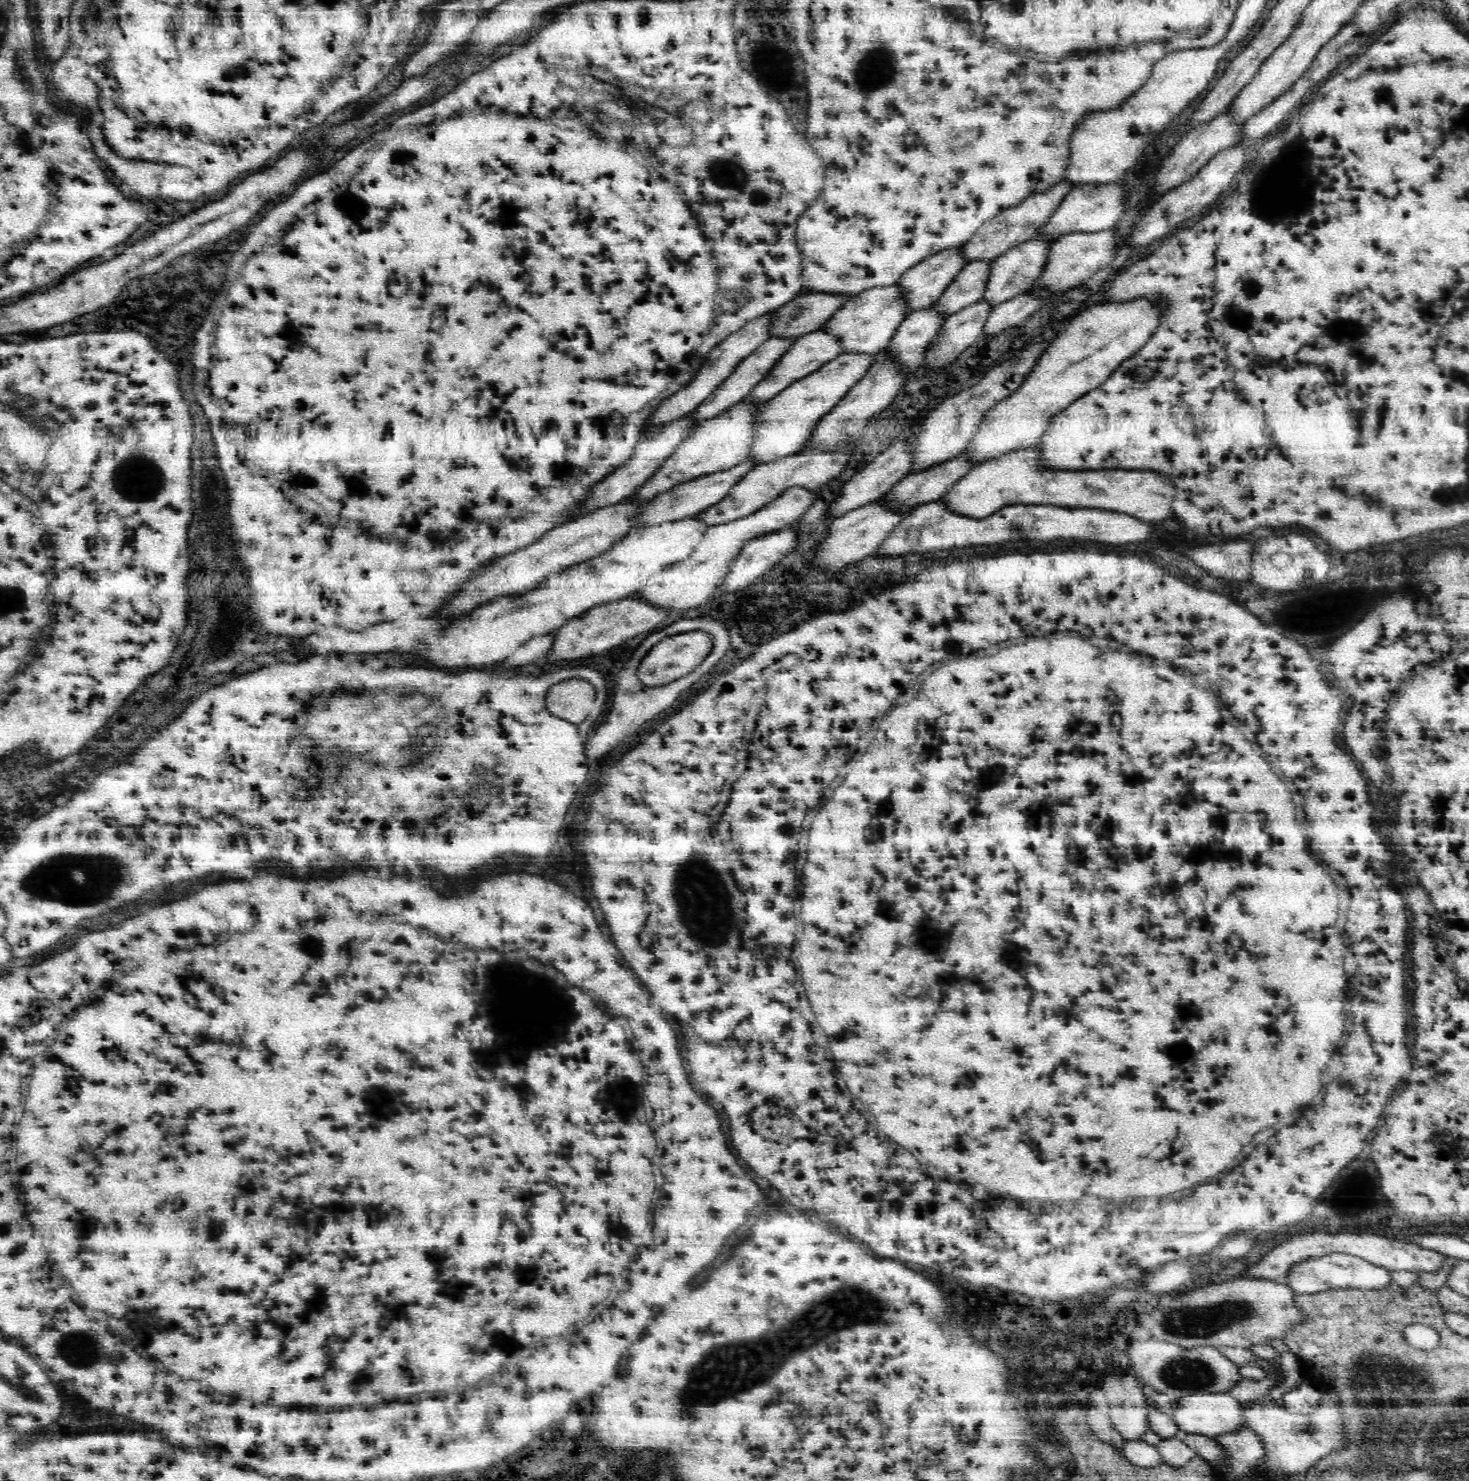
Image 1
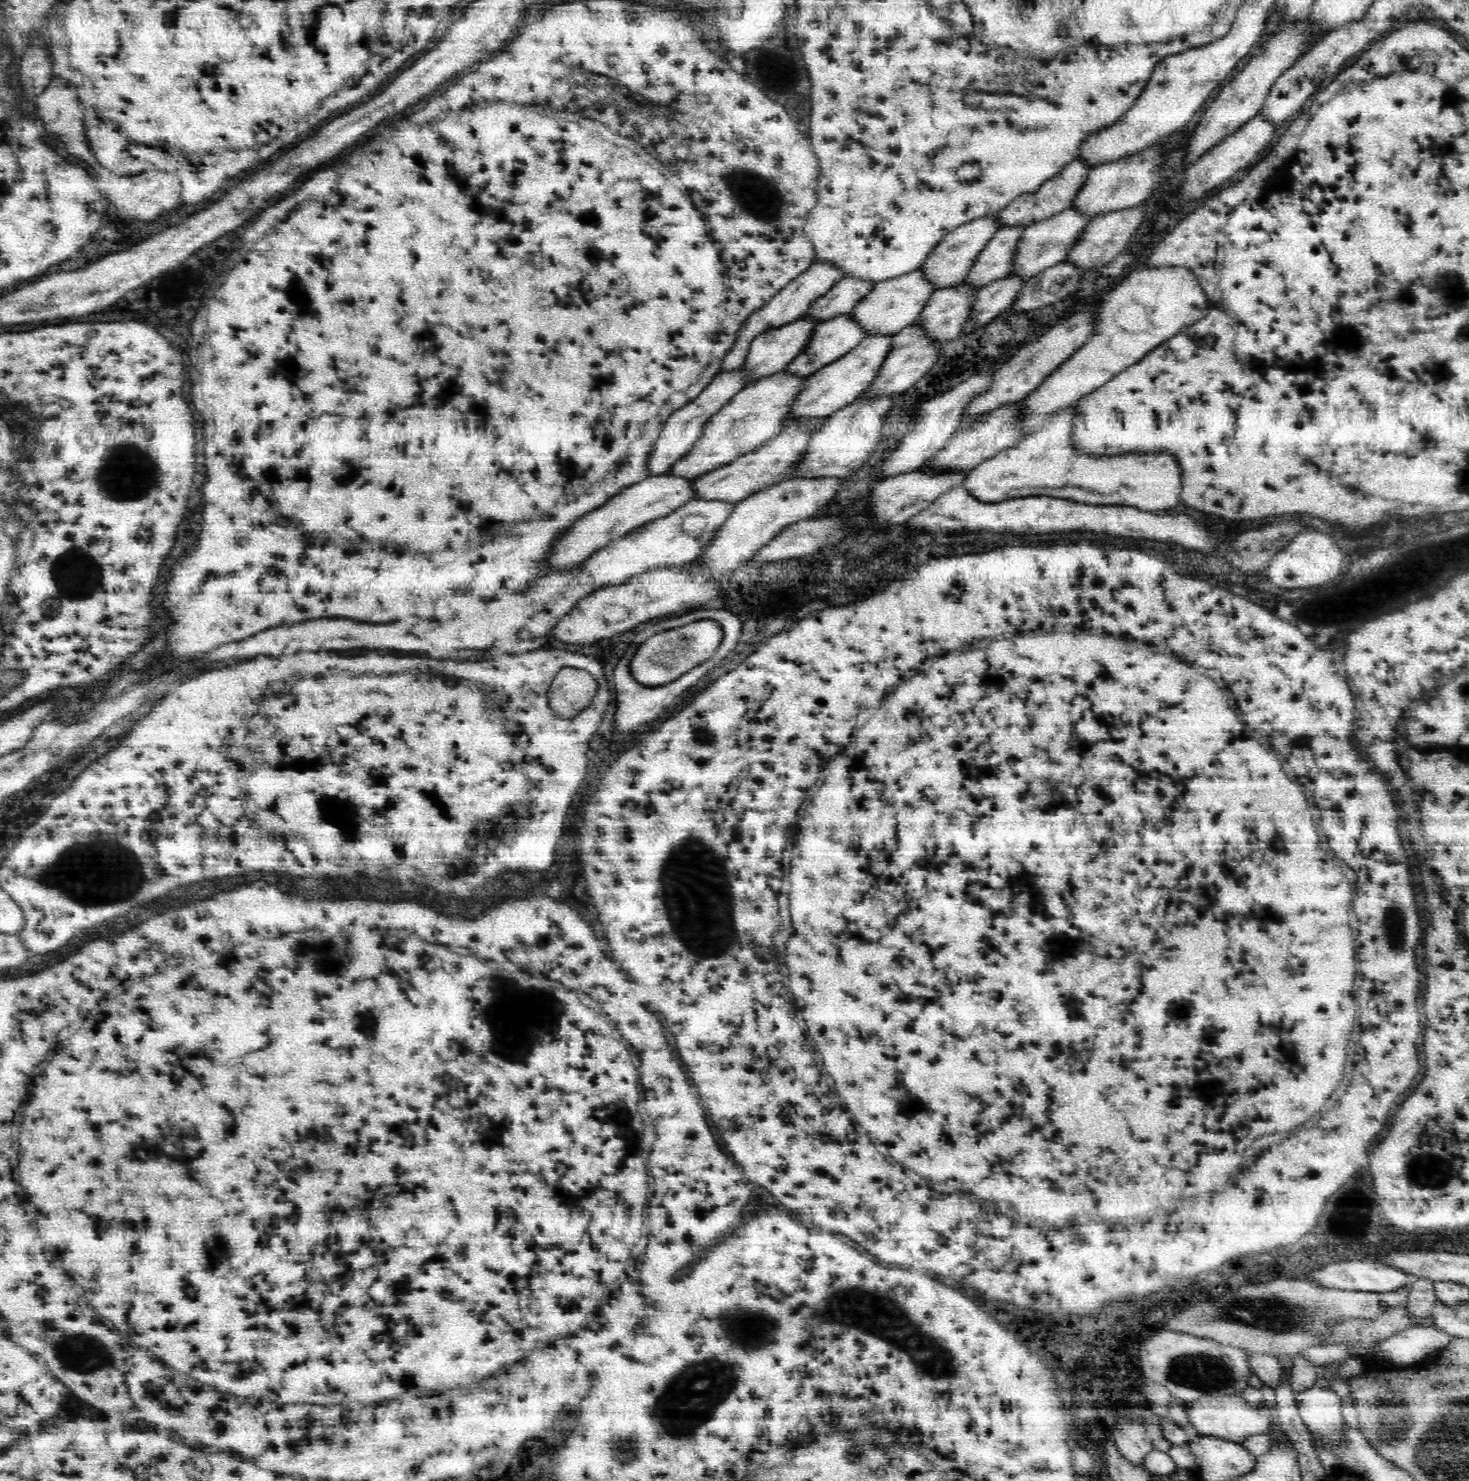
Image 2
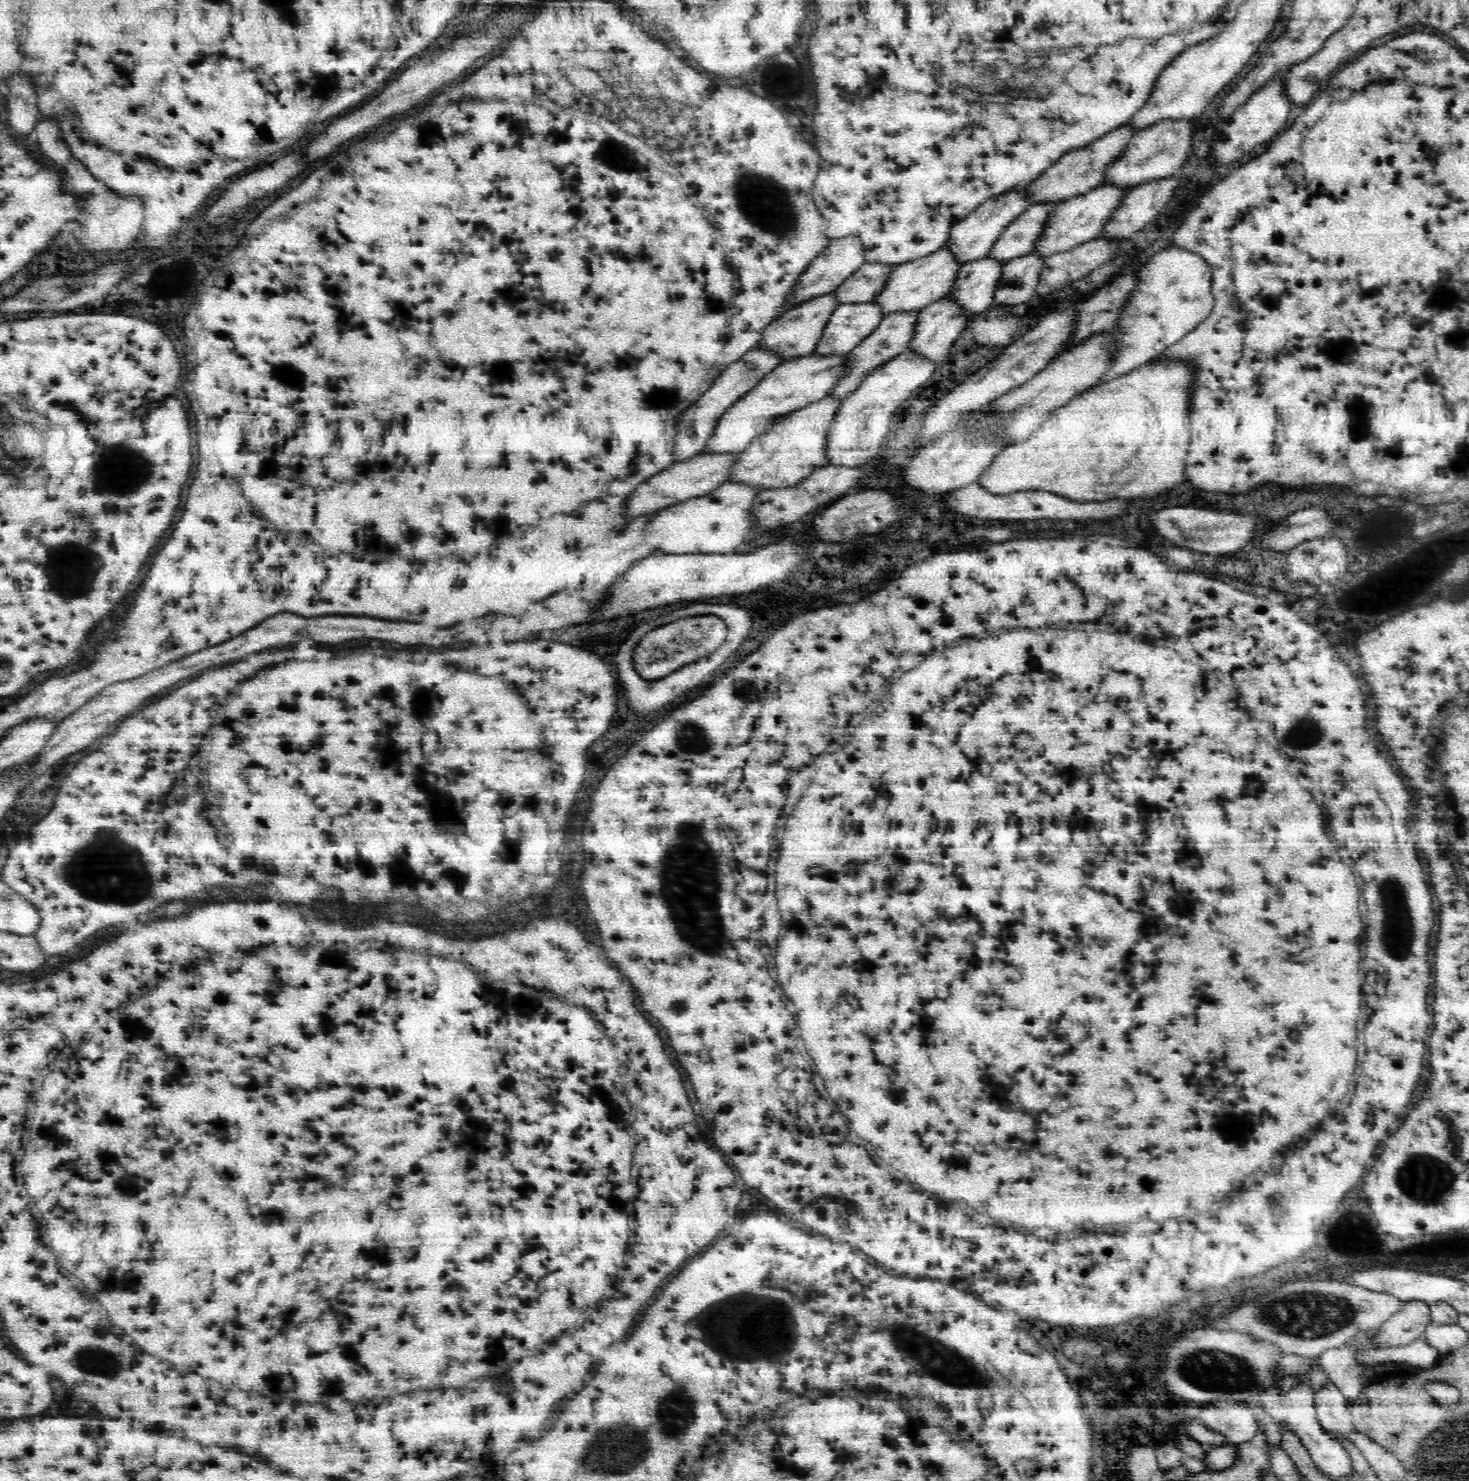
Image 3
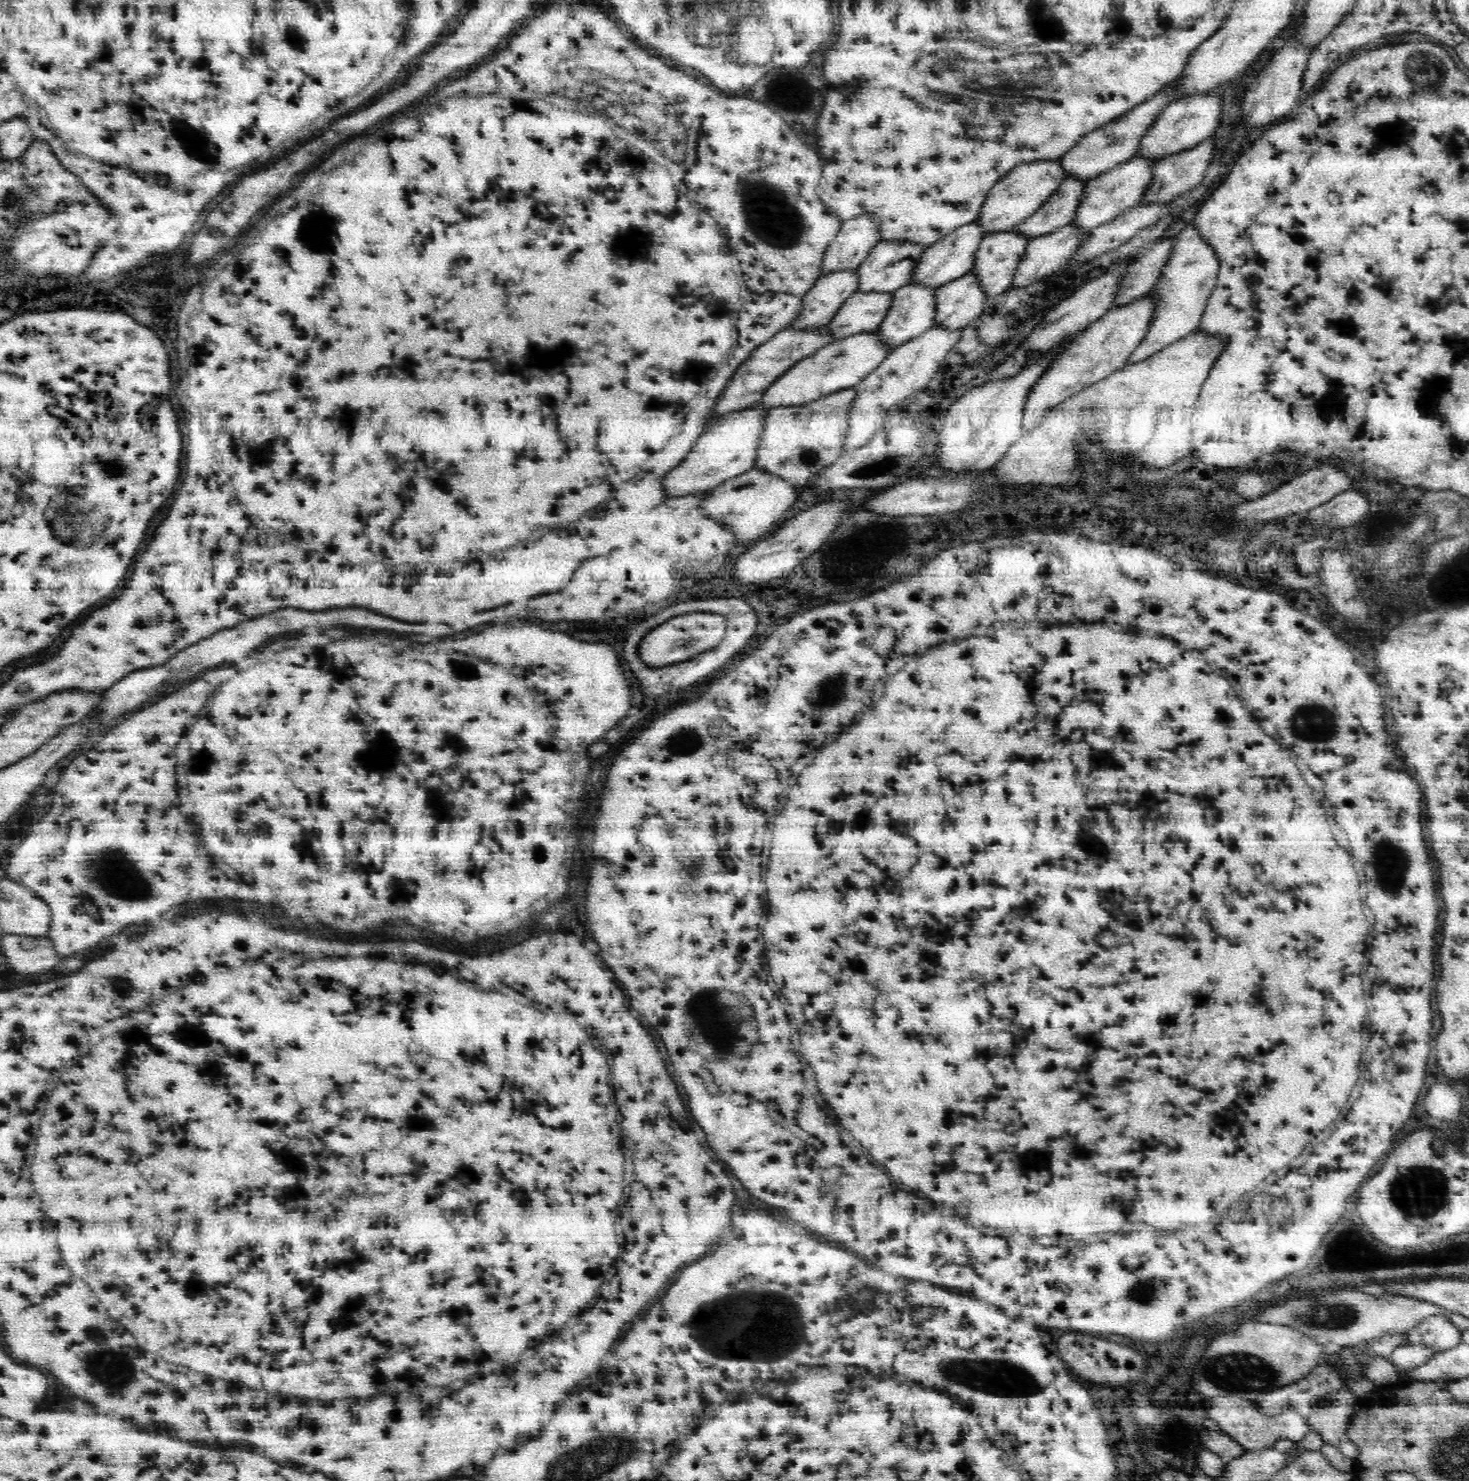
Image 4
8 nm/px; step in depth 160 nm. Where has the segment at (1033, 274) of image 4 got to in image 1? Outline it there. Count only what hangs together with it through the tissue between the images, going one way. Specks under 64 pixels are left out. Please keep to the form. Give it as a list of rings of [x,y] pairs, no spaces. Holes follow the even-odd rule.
[[[978,300],[972,306],[966,306],[966,309],[948,316],[942,324],[942,330],[928,346],[923,366],[941,369],[972,346],[982,337],[988,314],[992,310],[988,302]]]

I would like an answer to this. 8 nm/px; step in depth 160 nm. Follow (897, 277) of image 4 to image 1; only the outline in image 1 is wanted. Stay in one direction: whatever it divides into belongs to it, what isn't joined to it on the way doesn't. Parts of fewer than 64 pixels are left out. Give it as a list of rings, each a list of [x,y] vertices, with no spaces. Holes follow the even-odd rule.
[[[810,293],[794,297],[774,312],[770,337],[801,337],[822,328],[851,296],[846,293]]]

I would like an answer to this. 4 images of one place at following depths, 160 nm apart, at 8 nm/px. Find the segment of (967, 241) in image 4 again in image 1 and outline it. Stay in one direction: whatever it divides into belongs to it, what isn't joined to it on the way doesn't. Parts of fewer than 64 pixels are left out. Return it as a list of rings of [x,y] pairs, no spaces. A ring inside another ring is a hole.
[[[898,284],[868,289],[850,299],[836,311],[834,316],[823,325],[822,329],[832,333],[836,341],[842,343],[842,353],[866,353],[875,355],[882,349],[888,348],[890,340],[900,322],[908,316],[909,305],[904,301],[904,295]]]

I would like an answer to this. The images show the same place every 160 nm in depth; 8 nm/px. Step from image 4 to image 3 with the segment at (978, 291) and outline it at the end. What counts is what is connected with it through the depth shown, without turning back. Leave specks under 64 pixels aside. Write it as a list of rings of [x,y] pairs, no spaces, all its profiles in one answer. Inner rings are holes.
[[[950,295],[937,301],[918,312],[914,338],[908,348],[934,362],[940,362],[948,354],[960,332],[973,318],[972,313],[964,311]]]

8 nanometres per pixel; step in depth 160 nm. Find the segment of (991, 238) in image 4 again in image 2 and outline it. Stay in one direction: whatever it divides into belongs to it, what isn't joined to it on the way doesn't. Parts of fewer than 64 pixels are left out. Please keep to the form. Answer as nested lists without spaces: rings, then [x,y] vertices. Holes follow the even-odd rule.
[[[966,281],[934,290],[914,323],[922,325],[928,337],[938,345],[952,340],[961,335],[966,322],[970,320],[978,291]]]

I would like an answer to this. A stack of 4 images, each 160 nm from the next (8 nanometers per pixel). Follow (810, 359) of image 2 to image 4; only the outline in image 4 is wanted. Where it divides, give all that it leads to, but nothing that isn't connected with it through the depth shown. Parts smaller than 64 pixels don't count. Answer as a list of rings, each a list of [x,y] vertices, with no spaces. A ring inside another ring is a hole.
[[[860,291],[846,301],[828,325],[832,342],[878,330],[893,302],[891,293]]]

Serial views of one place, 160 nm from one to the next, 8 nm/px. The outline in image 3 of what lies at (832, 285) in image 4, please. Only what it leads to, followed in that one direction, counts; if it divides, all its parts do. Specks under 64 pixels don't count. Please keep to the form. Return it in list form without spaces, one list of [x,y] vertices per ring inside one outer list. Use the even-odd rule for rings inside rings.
[[[836,291],[822,294],[822,296],[807,301],[798,304],[792,310],[787,310],[780,318],[766,326],[757,346],[760,349],[768,349],[768,351],[780,354],[780,357],[784,357],[784,360],[815,354],[815,348],[823,330],[826,328],[832,313],[838,308],[839,301],[836,299]]]

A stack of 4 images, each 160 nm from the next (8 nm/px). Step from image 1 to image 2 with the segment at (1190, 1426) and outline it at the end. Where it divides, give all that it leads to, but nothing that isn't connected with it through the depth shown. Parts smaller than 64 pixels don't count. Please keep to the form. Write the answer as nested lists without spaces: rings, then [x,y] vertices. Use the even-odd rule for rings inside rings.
[[[1300,1356],[1295,1357],[1291,1371],[1289,1372],[1289,1385],[1292,1389],[1292,1394],[1304,1392],[1306,1388],[1315,1386],[1316,1378],[1330,1379],[1332,1374],[1338,1372],[1341,1362],[1331,1362],[1324,1366],[1312,1364],[1310,1360]],[[1202,1395],[1194,1403],[1187,1405],[1188,1421],[1200,1435],[1226,1439],[1236,1444],[1241,1444],[1243,1439],[1250,1438],[1253,1434],[1262,1434],[1262,1431],[1270,1430],[1272,1416],[1266,1404],[1261,1409],[1249,1406],[1241,1396],[1213,1396]]]

